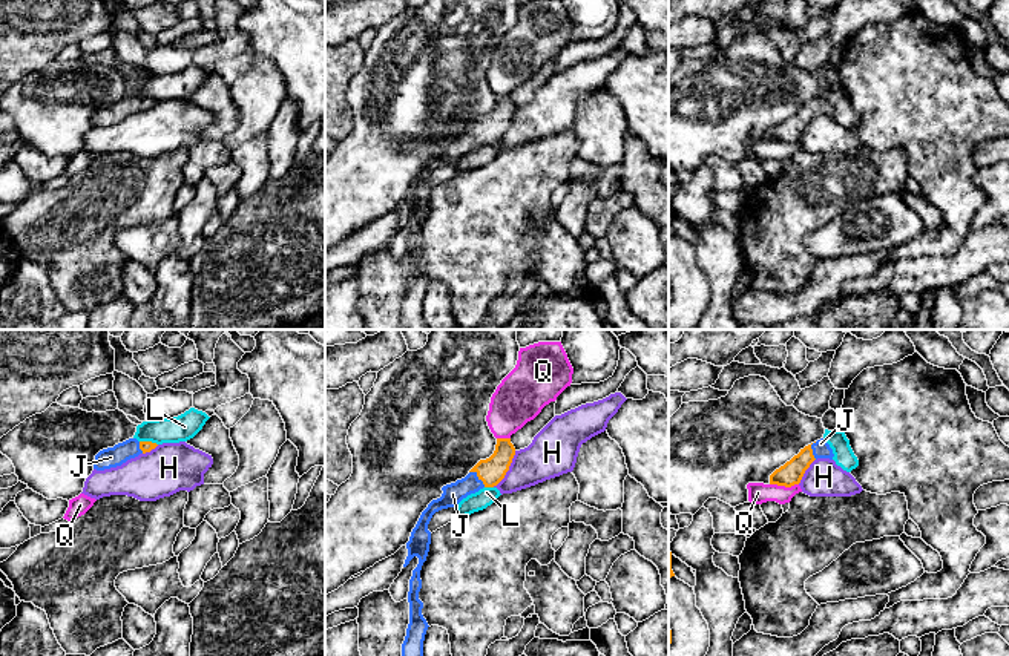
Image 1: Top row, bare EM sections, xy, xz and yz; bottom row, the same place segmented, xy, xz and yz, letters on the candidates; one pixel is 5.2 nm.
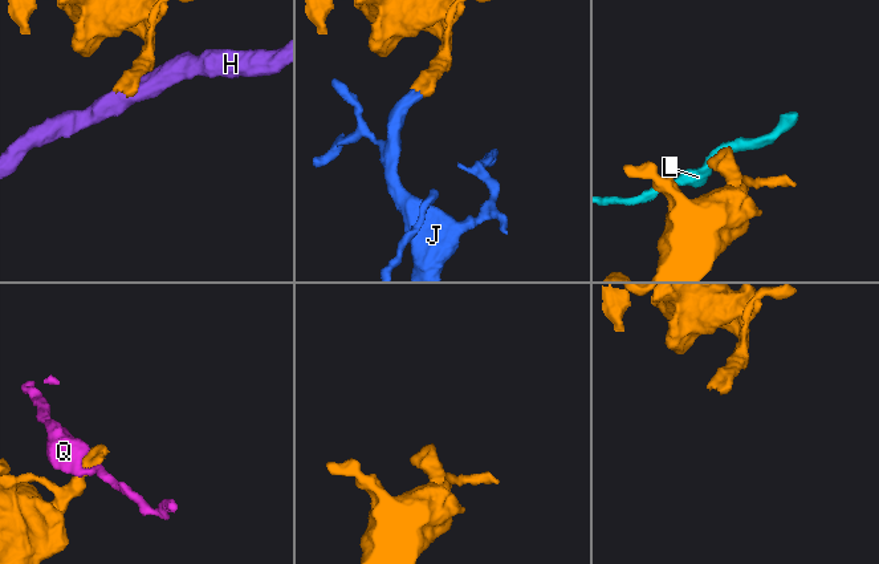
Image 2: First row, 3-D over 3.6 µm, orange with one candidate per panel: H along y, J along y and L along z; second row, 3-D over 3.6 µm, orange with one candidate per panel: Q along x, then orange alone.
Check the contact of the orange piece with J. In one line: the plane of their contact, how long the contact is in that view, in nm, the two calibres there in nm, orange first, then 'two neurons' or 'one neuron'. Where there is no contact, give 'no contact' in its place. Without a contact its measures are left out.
meets orange in xz; contact 120 nm long; 140 nm thick on the orange side, 110 nm on the other; one neuron

